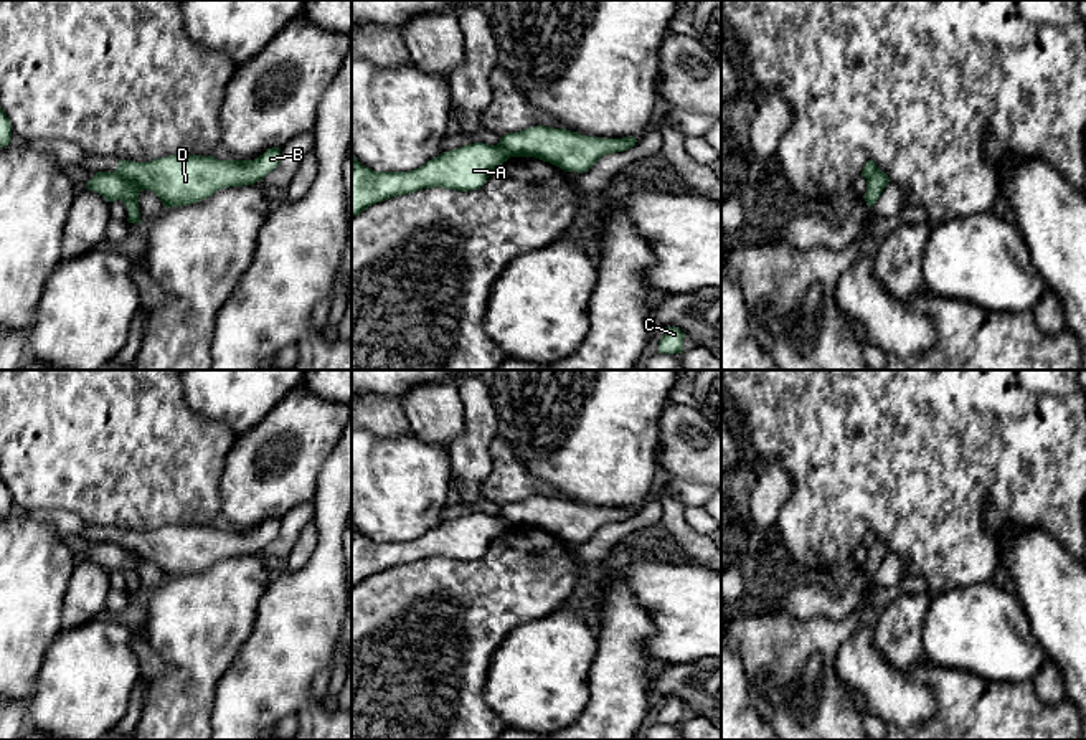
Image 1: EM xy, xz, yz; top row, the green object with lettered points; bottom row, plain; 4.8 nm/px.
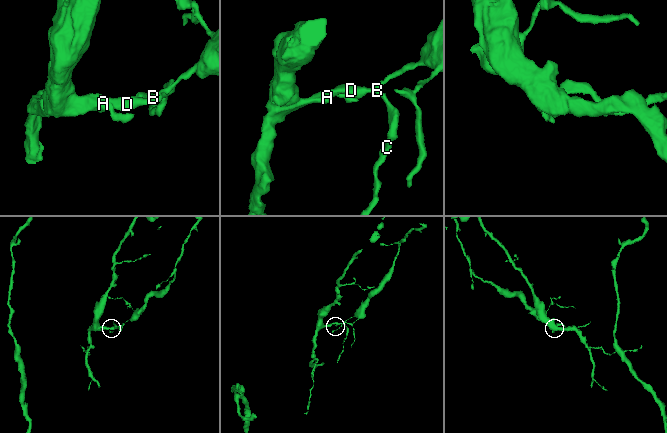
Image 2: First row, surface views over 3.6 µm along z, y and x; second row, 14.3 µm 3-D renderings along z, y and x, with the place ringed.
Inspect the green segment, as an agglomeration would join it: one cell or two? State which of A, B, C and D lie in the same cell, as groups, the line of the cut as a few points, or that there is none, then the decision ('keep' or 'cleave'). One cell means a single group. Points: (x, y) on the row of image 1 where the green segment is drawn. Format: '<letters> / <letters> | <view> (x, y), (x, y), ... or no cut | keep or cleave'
A / B C D | xy (116, 170), (141, 189) | cleave

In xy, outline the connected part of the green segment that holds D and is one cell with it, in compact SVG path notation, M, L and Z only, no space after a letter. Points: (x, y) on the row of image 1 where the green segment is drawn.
M281 149L256 160L218 160L211 155L168 155L152 162L119 160L116 172L153 192L165 208L201 202L228 187L254 185L281 162Z

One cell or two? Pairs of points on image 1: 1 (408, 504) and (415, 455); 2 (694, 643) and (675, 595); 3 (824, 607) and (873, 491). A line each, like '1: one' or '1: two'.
1: one
2: one
3: two

